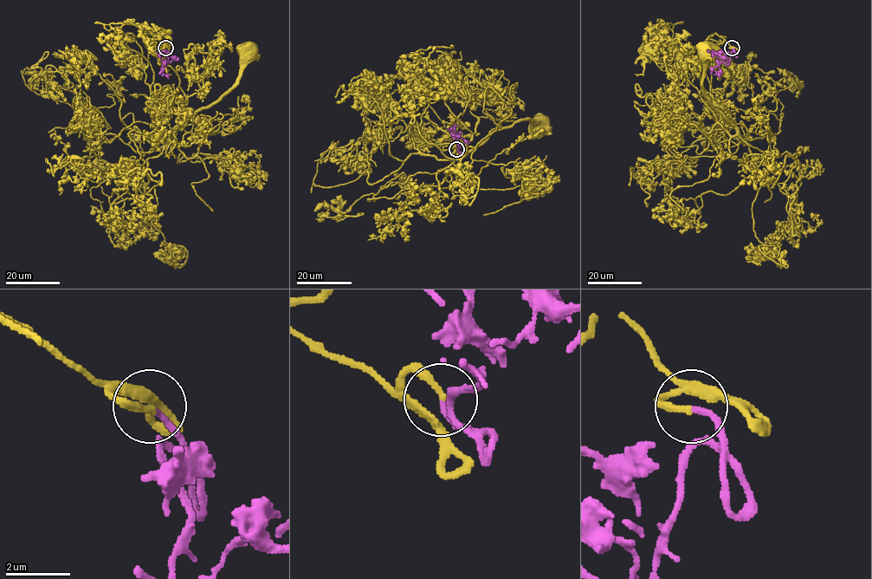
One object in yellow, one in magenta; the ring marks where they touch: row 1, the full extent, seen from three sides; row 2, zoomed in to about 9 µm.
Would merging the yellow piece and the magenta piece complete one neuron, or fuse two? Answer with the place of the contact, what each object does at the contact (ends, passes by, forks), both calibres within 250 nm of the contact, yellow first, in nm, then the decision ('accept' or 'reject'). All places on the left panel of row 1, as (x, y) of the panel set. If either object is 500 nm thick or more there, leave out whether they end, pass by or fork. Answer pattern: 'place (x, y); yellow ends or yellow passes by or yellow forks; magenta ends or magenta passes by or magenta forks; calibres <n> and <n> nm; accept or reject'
place (165, 48); yellow ends; magenta ends; calibres 200 and 170 nm; accept

